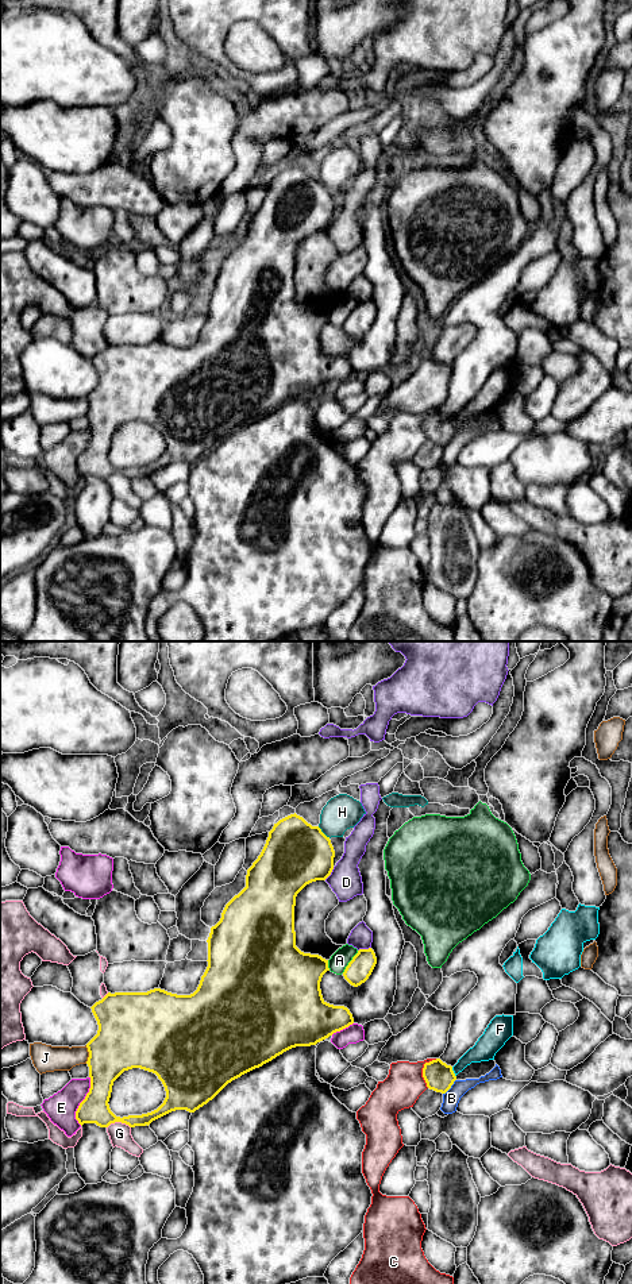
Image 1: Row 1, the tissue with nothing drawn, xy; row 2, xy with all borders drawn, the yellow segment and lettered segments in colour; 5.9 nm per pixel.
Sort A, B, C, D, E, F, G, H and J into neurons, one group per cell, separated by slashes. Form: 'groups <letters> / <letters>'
groups A / B / C / D / E / F / G / H / J

